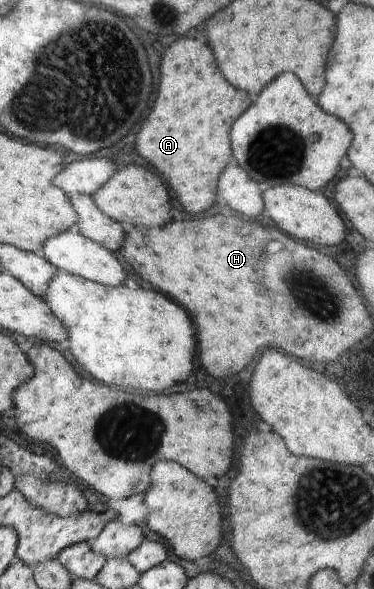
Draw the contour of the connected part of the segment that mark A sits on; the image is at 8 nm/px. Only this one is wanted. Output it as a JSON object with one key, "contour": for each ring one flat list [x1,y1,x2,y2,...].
{"contour":[[176,39,164,49,162,63,160,63,160,81,154,97,154,107,148,113,146,123,140,127,136,135,136,149,138,153,158,171,164,175,170,189,176,193,180,205,196,215,208,209,214,203,216,193,216,177,224,169,230,157,230,139,228,129,230,123,250,105,250,99,244,91,236,91,228,83,224,83,210,47,196,39]]}

